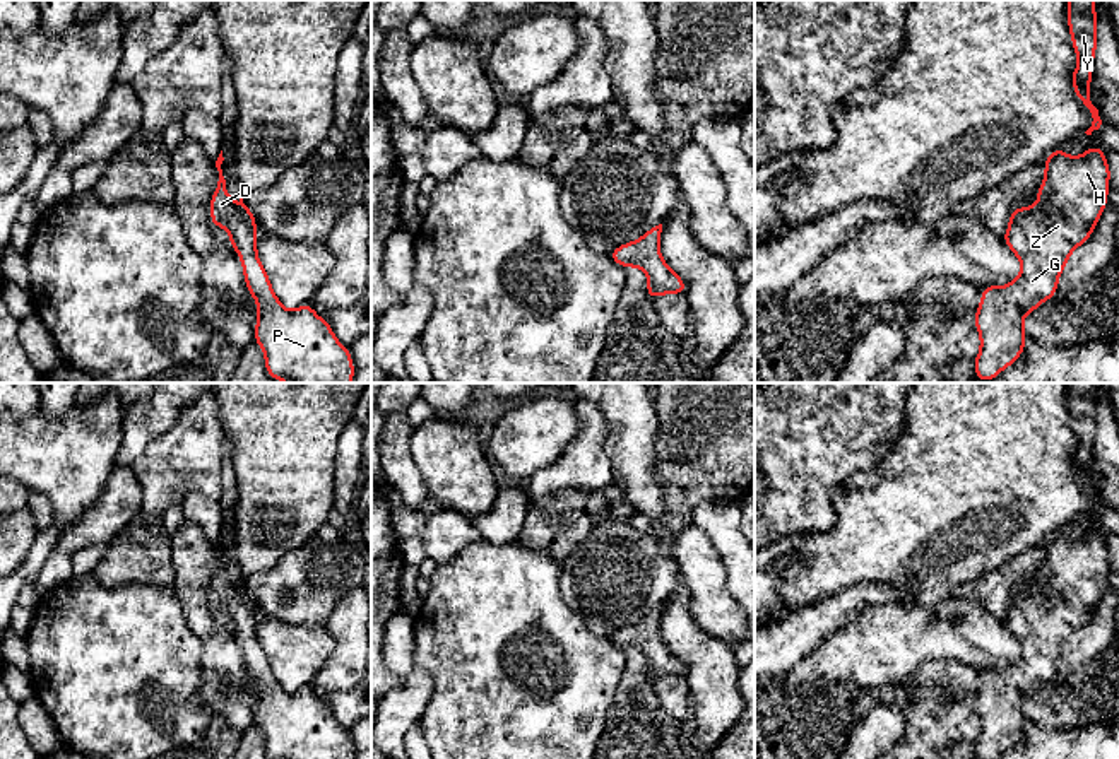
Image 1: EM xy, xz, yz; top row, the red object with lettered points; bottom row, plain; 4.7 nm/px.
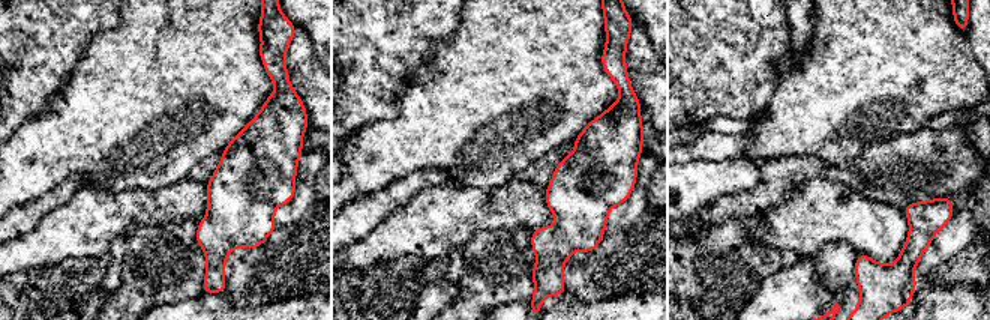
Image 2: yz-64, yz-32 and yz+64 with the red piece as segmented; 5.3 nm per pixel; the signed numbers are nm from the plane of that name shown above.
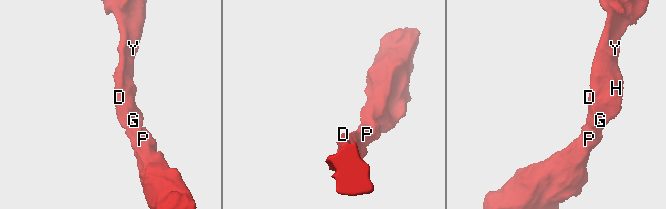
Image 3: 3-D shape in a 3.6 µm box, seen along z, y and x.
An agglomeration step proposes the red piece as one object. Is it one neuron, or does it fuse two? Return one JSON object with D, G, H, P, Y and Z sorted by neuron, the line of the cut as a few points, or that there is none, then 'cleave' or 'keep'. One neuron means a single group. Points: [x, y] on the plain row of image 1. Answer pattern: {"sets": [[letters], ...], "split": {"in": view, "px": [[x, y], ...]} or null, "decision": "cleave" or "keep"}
{"sets": [["D", "G", "H", "P", "Y", "Z"]], "split": null, "decision": "keep"}

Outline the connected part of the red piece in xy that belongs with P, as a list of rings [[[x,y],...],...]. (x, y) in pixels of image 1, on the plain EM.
[[[222,533],[216,544],[217,571],[210,581],[210,603],[226,610],[229,624],[241,641],[245,667],[255,680],[258,701],[255,725],[265,737],[270,759],[354,759],[349,730],[335,721],[329,704],[311,687],[287,694],[272,674],[269,658],[257,638],[255,607],[260,607],[243,585],[234,586],[222,559]]]

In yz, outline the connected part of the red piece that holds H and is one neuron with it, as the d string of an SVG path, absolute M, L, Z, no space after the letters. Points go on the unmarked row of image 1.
M1092 528L1078 540L1057 530L1042 545L1045 561L1037 574L1039 586L1028 591L1015 590L1003 619L1020 641L1020 660L1004 670L982 670L982 682L975 694L975 711L980 716L980 735L974 742L975 759L998 759L1021 738L1027 725L1023 699L1056 679L1069 638L1092 619L1107 586L1110 550L1100 530Z

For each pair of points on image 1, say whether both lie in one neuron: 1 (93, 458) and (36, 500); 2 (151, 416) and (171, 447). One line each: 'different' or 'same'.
1: different
2: different

